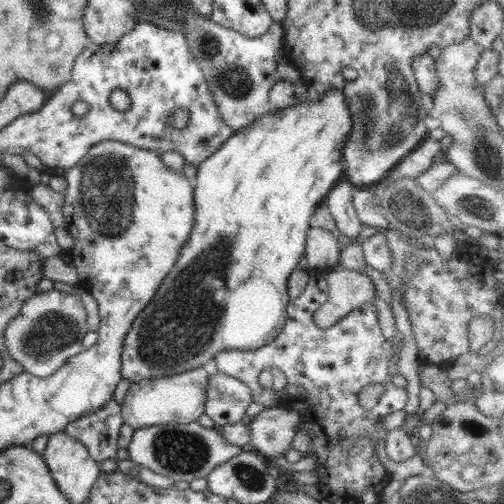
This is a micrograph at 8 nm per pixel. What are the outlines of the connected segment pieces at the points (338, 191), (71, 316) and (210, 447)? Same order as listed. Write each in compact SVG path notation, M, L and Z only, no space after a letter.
M341 180L325 196L323 203L334 218L338 234L344 234L348 238L356 238L361 235L361 230L365 226L358 219L354 203L352 203L354 191L357 191L356 185Z
M58 286L49 292L36 293L33 297L27 298L20 312L8 323L3 335L7 351L18 364L22 365L23 370L44 378L52 376L70 357L85 350L81 345L81 340L88 331L86 309L80 297L76 291Z
M197 421L188 424L165 423L136 429L127 450L130 460L168 476L177 483L180 480L192 482L196 478L205 478L214 468L238 456L246 448L230 444L217 427L204 428Z

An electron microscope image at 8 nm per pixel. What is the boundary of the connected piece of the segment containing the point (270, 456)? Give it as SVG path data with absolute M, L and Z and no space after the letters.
M270 406L254 416L254 420L248 428L251 429L251 442L249 448L257 453L263 454L262 458L273 464L276 458L283 456L286 450L290 450L293 438L300 425L299 414L288 407Z

